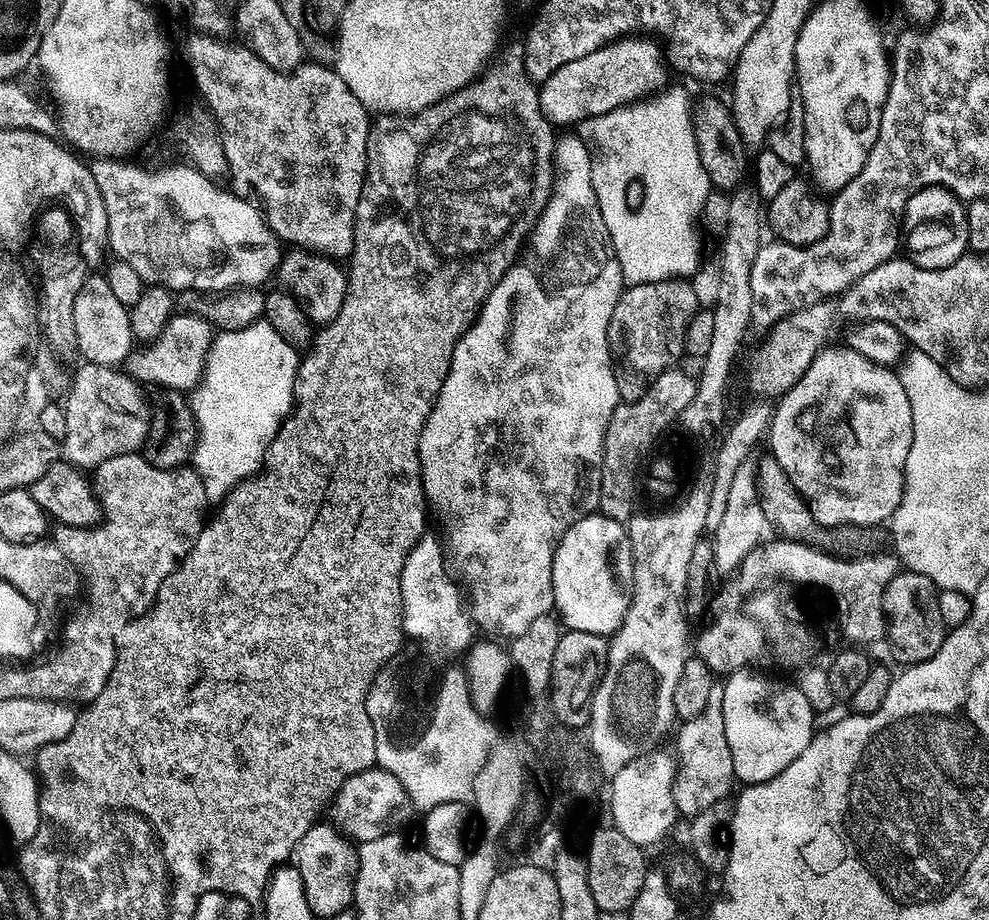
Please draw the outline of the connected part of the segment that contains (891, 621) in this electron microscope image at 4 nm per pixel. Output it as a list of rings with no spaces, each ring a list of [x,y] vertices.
[[[908,569],[897,571],[887,583],[882,600],[886,642],[890,644],[890,654],[899,666],[926,661],[941,649],[948,629],[939,613],[939,593],[938,587],[930,578]]]

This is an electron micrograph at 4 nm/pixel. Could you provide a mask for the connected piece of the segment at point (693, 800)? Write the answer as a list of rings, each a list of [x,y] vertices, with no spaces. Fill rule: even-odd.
[[[713,683],[710,702],[698,718],[690,718],[679,725],[674,751],[675,772],[673,774],[673,800],[681,817],[691,818],[712,806],[719,799],[726,799],[736,780],[734,758],[730,758],[730,742],[726,742],[726,726],[722,722],[723,683]]]

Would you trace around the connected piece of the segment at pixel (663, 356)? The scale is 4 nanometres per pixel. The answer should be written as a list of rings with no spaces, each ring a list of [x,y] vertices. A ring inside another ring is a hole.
[[[673,278],[662,282],[646,282],[625,287],[618,298],[618,306],[614,306],[614,315],[610,318],[608,341],[612,347],[612,359],[616,370],[616,381],[621,397],[625,401],[637,400],[667,368],[675,368],[681,363],[680,356],[685,355],[684,339],[686,326],[690,326],[690,318],[701,307],[702,301],[696,288],[684,278]]]

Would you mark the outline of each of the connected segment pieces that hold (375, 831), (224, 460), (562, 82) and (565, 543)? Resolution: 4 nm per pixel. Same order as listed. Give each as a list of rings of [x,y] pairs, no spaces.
[[[377,766],[348,777],[330,801],[330,820],[349,840],[365,844],[400,826],[396,824],[402,823],[413,808],[402,782],[383,766]]]
[[[263,318],[244,330],[220,332],[213,339],[200,381],[190,392],[192,413],[196,419],[196,446],[192,450],[190,464],[200,475],[209,501],[223,501],[236,485],[264,468],[268,447],[294,407],[296,369],[300,362],[297,349],[289,346],[286,338],[282,338],[282,334],[278,334],[278,330],[274,330],[274,326]]]
[[[625,38],[616,40],[613,44],[607,44],[594,50],[594,54],[586,54],[586,58],[574,58],[574,62],[566,62],[566,66],[554,70],[554,74],[550,74],[550,78],[546,78],[539,85],[540,109],[553,126],[576,124],[579,120],[587,122],[593,116],[601,116],[618,106],[631,103],[647,94],[663,89],[666,84],[664,68],[666,69],[666,64],[662,59],[661,45],[653,39]]]
[[[599,514],[574,522],[556,547],[552,585],[554,608],[565,629],[611,637],[622,626],[632,600],[632,543],[627,527]]]

